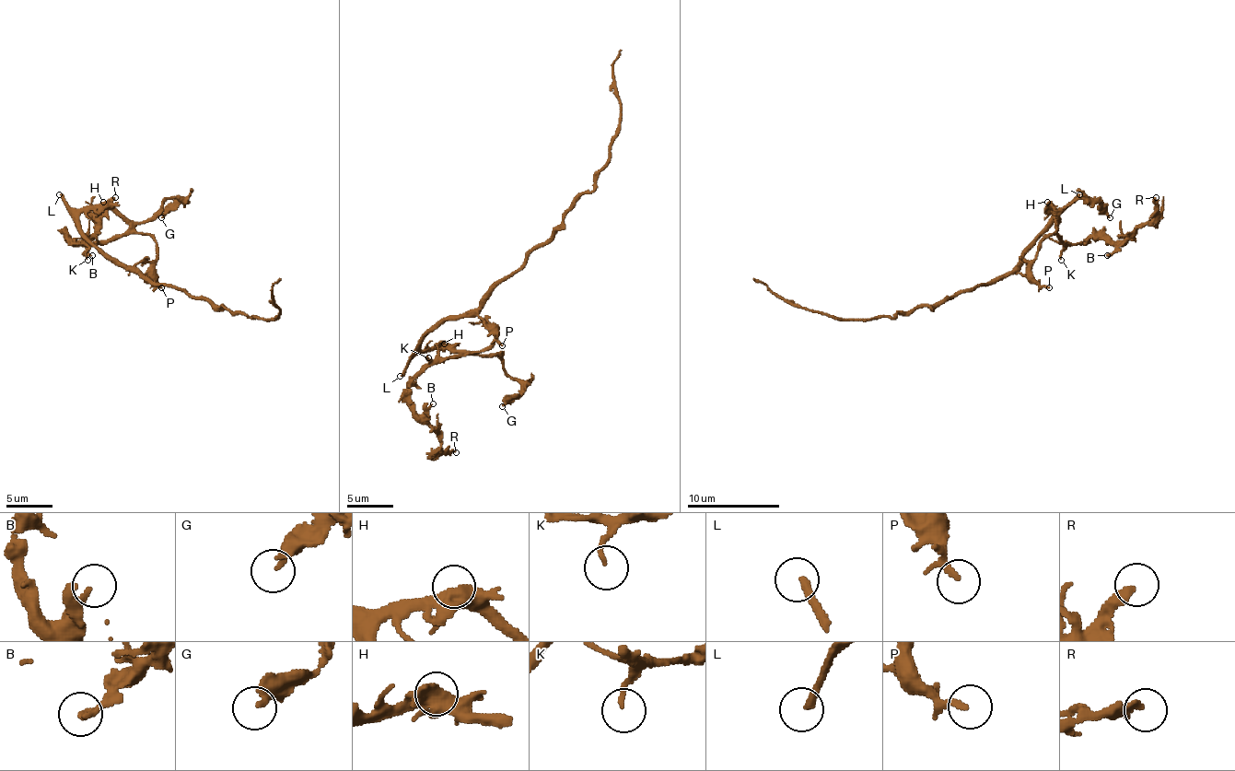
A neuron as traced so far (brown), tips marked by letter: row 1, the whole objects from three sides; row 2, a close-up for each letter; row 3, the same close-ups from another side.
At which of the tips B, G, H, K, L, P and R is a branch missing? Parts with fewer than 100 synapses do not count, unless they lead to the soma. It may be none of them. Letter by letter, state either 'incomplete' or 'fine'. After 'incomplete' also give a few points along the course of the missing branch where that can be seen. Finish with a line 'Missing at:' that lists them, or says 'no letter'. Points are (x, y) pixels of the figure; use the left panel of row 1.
B: fine
G: fine
H: fine
K: fine
L: incomplete
P: fine
R: fine
Missing at: L

